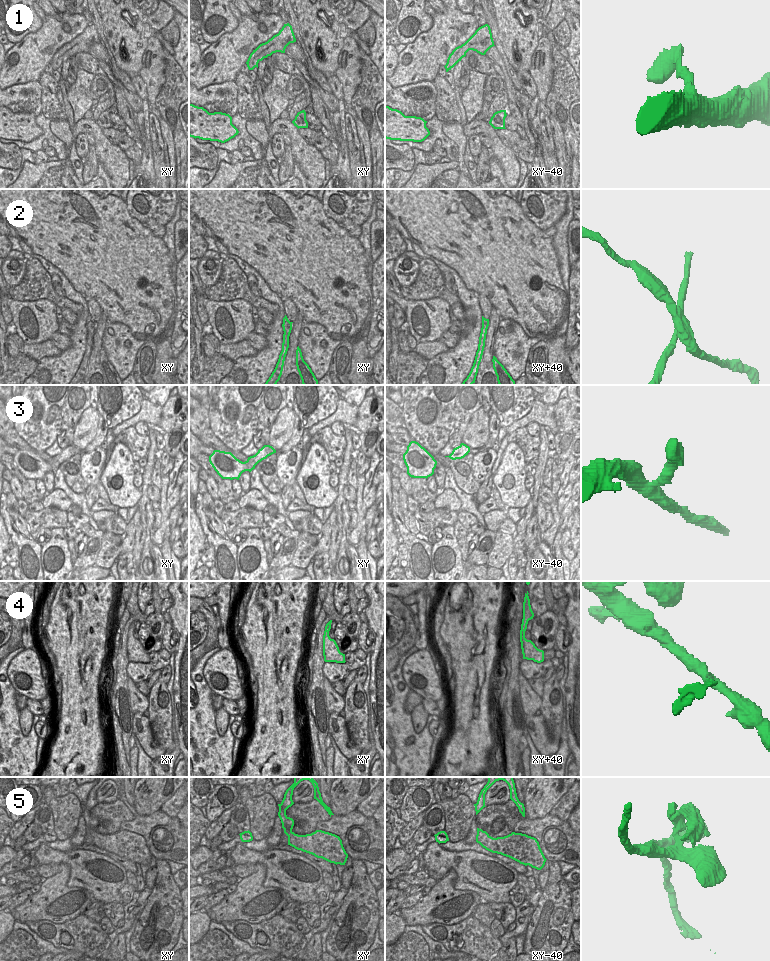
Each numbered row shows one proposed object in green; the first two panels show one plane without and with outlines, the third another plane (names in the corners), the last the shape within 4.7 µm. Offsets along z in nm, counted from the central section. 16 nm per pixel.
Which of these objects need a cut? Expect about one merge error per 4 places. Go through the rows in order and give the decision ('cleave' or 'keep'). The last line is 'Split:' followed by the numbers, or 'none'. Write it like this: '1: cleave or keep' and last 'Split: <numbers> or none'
1: keep
2: cleave
3: keep
4: cleave
5: cleave
Split: 2, 4, 5

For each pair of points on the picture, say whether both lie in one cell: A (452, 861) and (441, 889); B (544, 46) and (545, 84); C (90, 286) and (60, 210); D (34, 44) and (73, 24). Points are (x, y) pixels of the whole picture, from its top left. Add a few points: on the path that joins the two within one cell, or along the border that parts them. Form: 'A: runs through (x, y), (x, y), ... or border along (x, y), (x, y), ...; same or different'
A: border along (451, 868), (456, 873), (453, 887), (462, 890); different
B: runs through (546, 55), (545, 75); same
C: runs through (90, 267), (88, 243), (74, 229); same
D: runs through (44, 40), (63, 21); same

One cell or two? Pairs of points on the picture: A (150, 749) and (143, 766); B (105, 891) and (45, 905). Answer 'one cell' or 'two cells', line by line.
A: two cells
B: two cells

